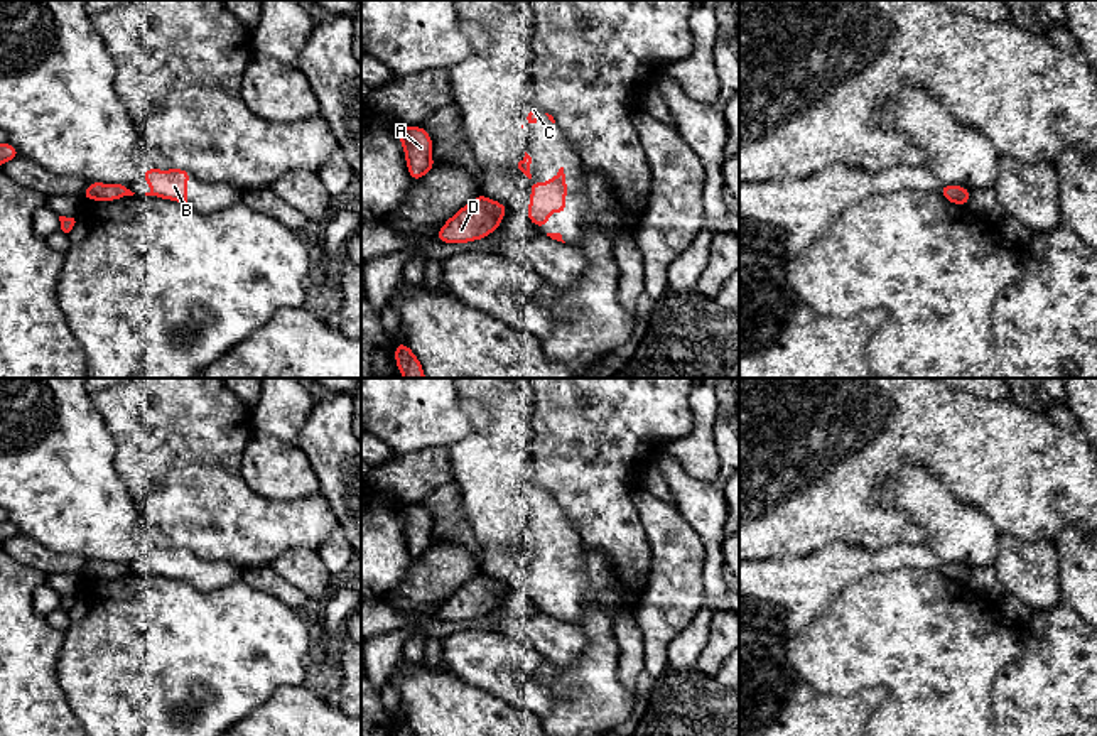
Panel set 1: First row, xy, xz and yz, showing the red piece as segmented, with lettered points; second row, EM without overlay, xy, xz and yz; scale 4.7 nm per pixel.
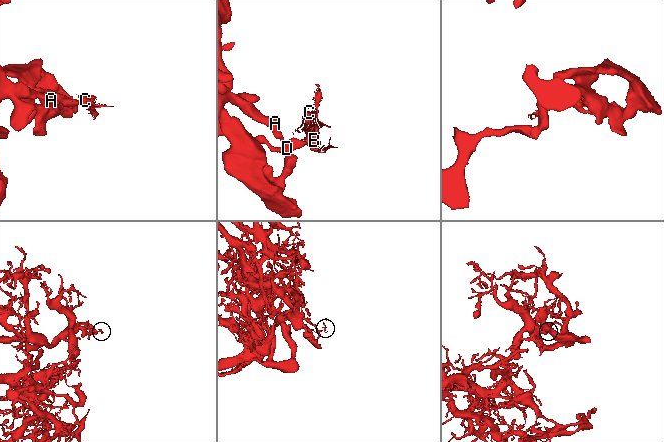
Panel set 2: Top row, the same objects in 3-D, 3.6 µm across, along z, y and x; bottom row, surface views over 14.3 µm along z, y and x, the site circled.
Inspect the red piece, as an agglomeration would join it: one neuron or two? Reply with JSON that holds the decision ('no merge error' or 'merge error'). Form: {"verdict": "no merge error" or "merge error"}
{"verdict": "merge error"}

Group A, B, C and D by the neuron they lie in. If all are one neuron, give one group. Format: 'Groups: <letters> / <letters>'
Groups: A D / B C

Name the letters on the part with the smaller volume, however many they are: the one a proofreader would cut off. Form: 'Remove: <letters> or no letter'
Remove: B, C

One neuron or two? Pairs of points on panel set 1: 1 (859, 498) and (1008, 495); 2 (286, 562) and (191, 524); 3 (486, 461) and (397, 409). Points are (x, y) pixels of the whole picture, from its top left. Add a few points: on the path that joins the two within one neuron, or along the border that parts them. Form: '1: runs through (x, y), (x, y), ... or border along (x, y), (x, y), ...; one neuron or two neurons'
1: runs through (888, 460), (897, 451), (964, 451), (969, 456); one neuron
2: border along (314, 551), (291, 547), (269, 564); two neurons
3: border along (473, 432), (448, 448); two neurons

